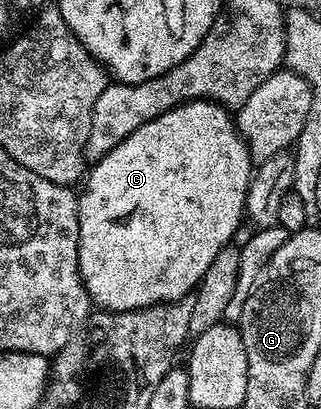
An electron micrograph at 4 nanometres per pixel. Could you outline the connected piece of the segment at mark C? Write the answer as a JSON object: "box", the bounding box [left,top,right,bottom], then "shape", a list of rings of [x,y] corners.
{"box":[78,100,254,312],"shape":[[[193,100],[183,102],[175,106],[173,110],[162,112],[154,120],[142,124],[126,140],[122,140],[106,156],[102,156],[95,163],[96,166],[87,171],[86,183],[88,187],[84,195],[79,195],[80,215],[78,216],[78,264],[80,275],[84,281],[84,287],[88,297],[101,311],[111,312],[113,310],[141,310],[147,306],[158,306],[161,302],[179,302],[181,298],[189,297],[197,289],[200,281],[206,276],[206,270],[213,264],[215,256],[224,246],[233,241],[232,233],[240,226],[240,221],[245,221],[244,205],[248,195],[248,185],[252,179],[254,163],[248,145],[244,143],[244,137],[240,135],[233,115],[225,107],[219,106],[211,100]]]}

